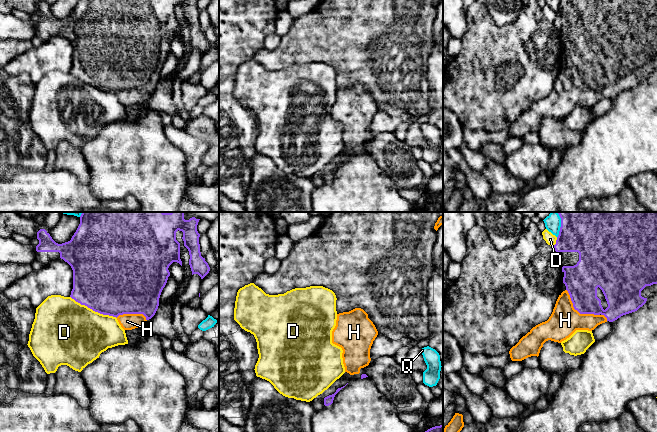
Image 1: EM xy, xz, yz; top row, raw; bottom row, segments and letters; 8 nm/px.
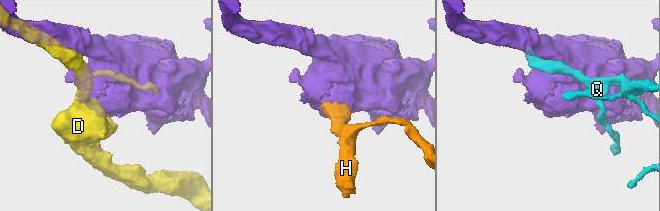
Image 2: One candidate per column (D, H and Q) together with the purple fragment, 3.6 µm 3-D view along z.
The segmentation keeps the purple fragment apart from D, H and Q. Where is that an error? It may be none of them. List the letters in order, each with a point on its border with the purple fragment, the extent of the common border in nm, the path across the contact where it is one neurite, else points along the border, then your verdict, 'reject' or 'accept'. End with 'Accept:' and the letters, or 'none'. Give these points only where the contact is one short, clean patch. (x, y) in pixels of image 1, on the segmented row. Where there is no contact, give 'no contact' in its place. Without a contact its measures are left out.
D: contact xy (93, 310); length 420 nm; reject
H: contact yz (577, 310); length 340 nm; accept
Q: contact yz (561, 225); length 200 nm; reject
Accept: H

